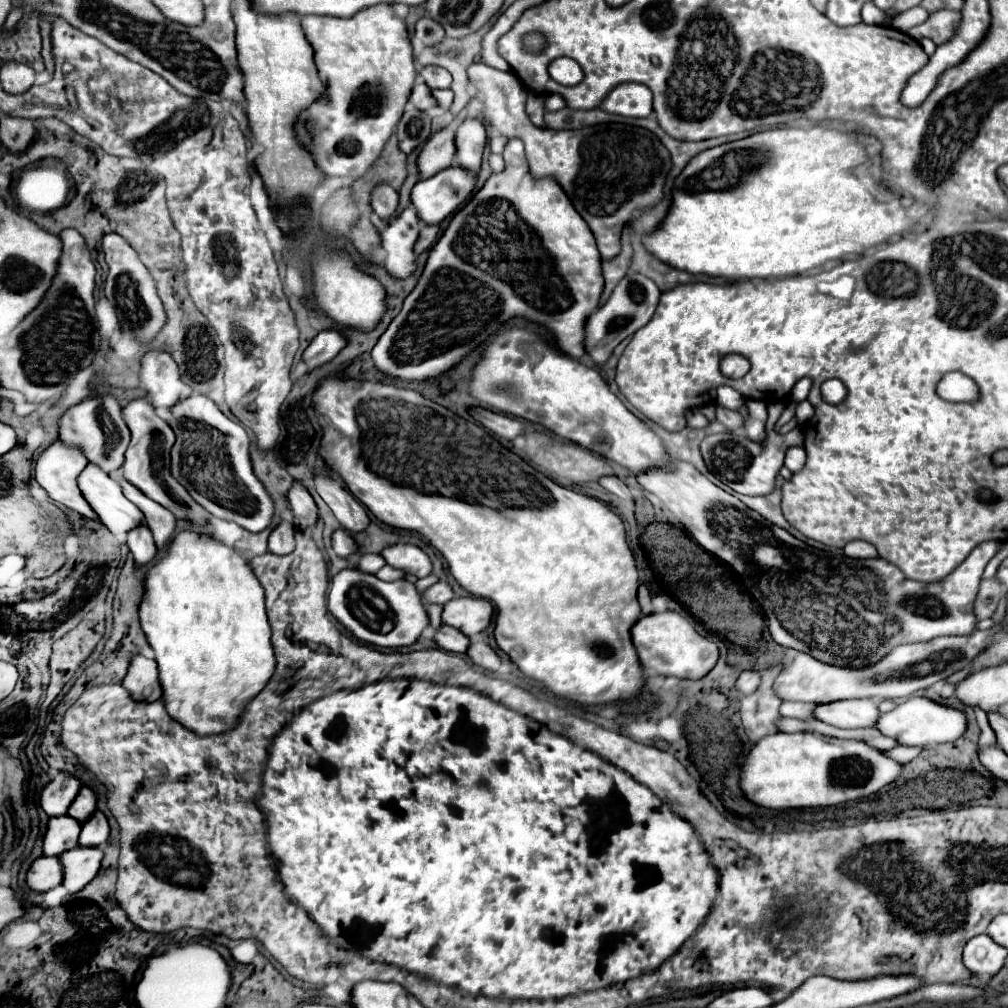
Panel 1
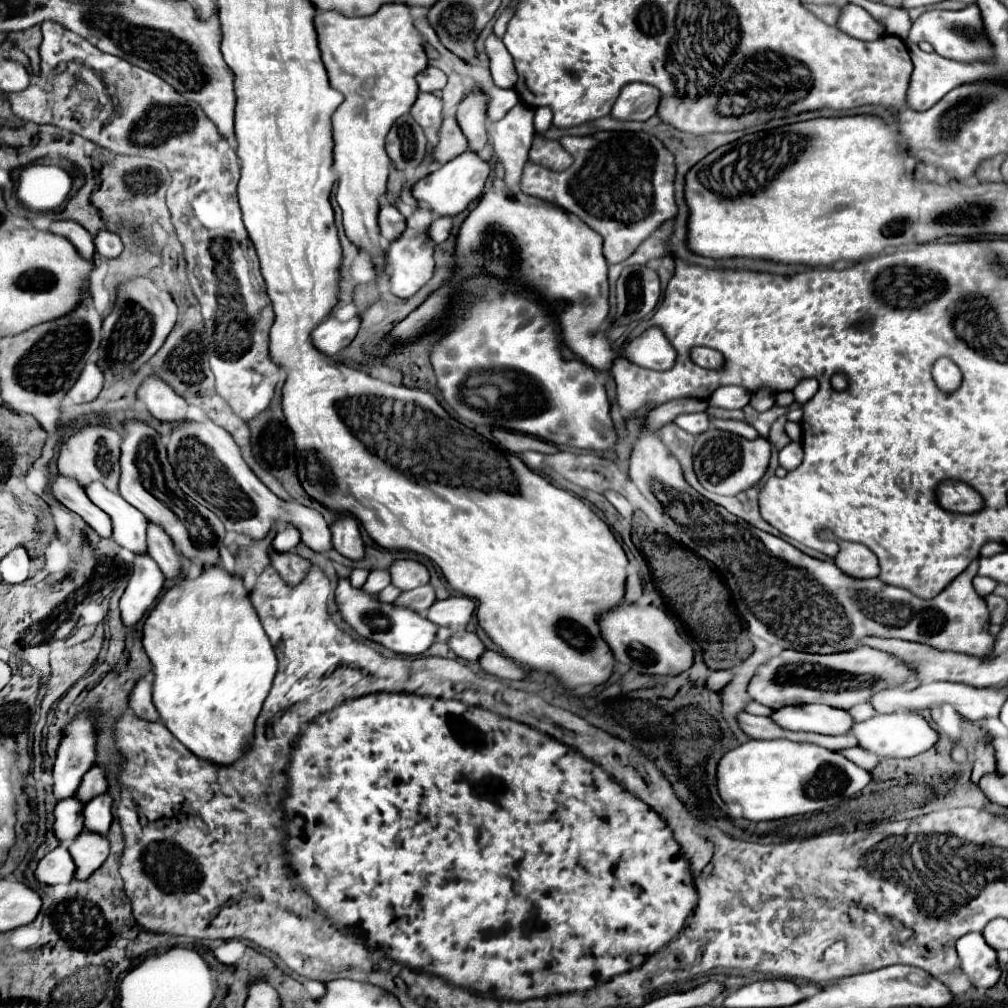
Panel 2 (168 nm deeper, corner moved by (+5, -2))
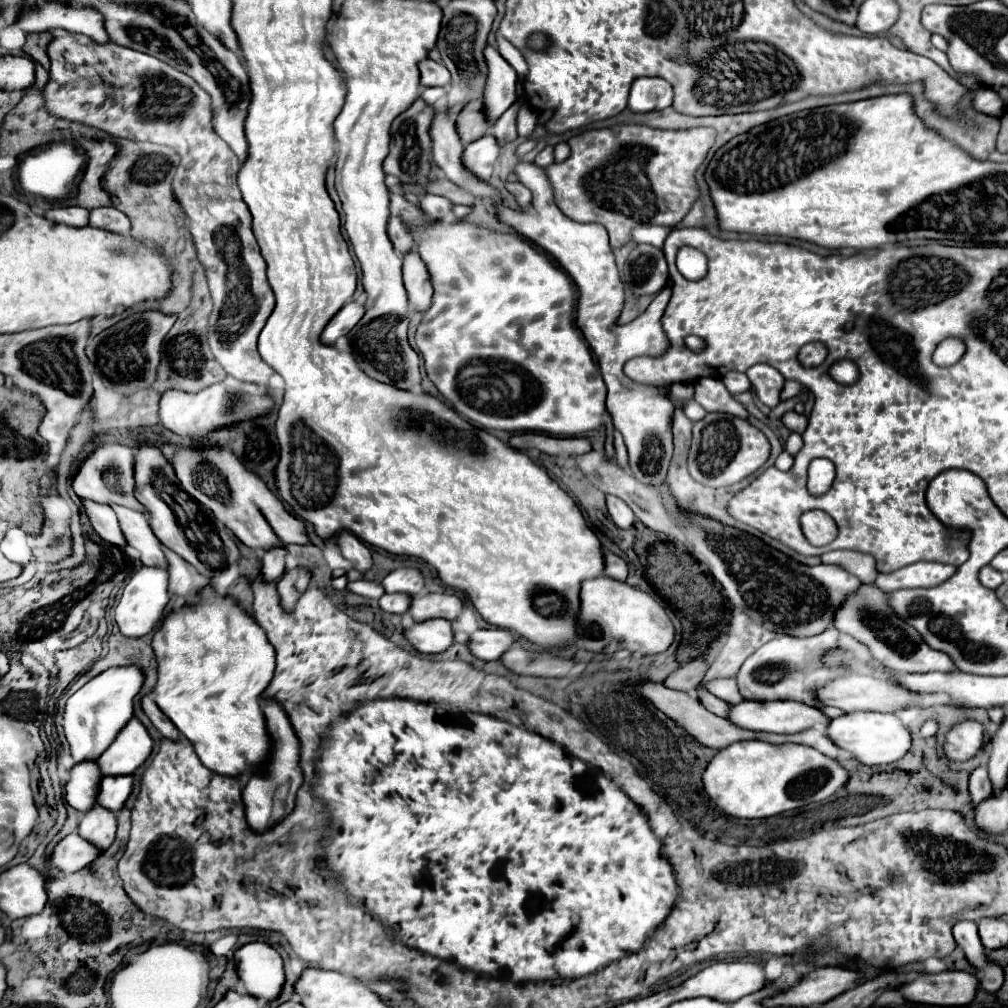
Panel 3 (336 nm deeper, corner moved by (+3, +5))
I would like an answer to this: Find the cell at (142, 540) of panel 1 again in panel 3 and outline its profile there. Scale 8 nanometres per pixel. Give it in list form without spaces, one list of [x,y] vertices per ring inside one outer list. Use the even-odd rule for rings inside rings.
[[[144,566],[138,570],[138,574],[134,574],[130,578],[130,582],[126,584],[122,598],[116,606],[116,624],[124,636],[140,638],[140,636],[146,636],[148,632],[154,630],[154,626],[162,620],[164,608],[168,604],[166,584],[168,584],[168,572],[162,572],[158,568],[146,568]]]

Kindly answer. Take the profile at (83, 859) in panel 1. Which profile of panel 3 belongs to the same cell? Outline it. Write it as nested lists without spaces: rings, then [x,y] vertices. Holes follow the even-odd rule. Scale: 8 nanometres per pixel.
[[[102,806],[90,808],[84,814],[84,818],[82,818],[80,826],[78,826],[78,834],[82,838],[90,840],[100,850],[104,850],[114,840],[114,834],[116,834],[116,814],[112,810],[108,810],[108,808],[102,808]]]

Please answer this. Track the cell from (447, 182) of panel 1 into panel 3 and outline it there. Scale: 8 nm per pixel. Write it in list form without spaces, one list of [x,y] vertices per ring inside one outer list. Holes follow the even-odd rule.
[[[488,134],[468,144],[462,158],[466,160],[466,168],[470,168],[470,172],[482,176],[482,180],[488,180],[492,176],[492,168],[498,156],[500,156],[500,144],[494,136]]]

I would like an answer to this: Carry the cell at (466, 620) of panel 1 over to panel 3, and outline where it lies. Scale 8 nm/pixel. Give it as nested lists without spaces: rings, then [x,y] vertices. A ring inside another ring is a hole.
[[[424,594],[424,596],[412,598],[408,614],[412,616],[414,622],[424,622],[430,618],[456,620],[460,608],[462,608],[462,602],[454,594]]]

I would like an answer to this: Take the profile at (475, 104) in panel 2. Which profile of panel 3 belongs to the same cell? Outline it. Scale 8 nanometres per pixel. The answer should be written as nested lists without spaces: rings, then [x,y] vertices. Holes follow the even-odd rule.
[[[486,46],[484,58],[488,64],[488,86],[484,92],[484,110],[490,120],[498,120],[516,102],[516,70],[500,56],[496,46]]]

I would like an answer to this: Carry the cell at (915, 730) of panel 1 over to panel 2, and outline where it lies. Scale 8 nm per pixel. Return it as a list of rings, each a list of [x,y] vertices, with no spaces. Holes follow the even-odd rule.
[[[898,711],[898,713],[890,713],[890,715],[876,715],[864,723],[856,723],[852,727],[852,733],[856,735],[862,749],[868,749],[876,755],[900,757],[900,759],[920,755],[920,753],[932,749],[940,739],[938,731],[918,711]]]

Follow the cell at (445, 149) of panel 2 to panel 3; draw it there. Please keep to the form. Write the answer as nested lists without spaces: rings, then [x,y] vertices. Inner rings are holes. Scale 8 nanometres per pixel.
[[[474,100],[470,104],[466,104],[466,108],[462,108],[462,112],[458,114],[458,124],[456,130],[462,136],[464,144],[470,144],[474,140],[478,140],[480,136],[484,136],[490,128],[490,120],[484,114],[484,104],[482,100]]]

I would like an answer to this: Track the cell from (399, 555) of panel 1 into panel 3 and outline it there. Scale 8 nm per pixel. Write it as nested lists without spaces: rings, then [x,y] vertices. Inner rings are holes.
[[[398,568],[398,570],[390,572],[380,584],[386,594],[402,592],[408,596],[418,596],[418,594],[422,594],[424,578],[422,578],[420,570],[416,570],[416,568]]]

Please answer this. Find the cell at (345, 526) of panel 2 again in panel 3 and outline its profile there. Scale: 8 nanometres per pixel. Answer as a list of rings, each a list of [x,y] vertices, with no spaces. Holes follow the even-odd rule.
[[[340,532],[338,534],[338,546],[340,546],[340,552],[342,556],[352,562],[352,566],[358,570],[358,572],[366,572],[370,570],[372,566],[372,554],[368,550],[368,546],[356,538],[352,532]]]

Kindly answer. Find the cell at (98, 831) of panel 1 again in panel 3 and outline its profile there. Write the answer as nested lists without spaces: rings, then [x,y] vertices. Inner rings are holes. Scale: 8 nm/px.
[[[132,774],[126,776],[104,776],[100,794],[98,794],[98,804],[104,808],[112,808],[112,812],[120,810],[126,802],[126,798],[132,792]]]

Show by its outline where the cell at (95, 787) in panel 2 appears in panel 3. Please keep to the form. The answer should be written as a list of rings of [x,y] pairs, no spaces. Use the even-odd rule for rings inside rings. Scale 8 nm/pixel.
[[[132,716],[128,724],[118,732],[114,742],[100,754],[98,764],[104,776],[132,774],[150,756],[154,742],[144,724]]]

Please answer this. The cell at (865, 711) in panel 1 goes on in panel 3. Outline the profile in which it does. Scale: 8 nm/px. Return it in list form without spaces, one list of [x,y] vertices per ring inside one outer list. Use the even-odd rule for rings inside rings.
[[[742,700],[730,704],[728,720],[752,732],[774,732],[774,734],[796,734],[808,728],[826,728],[830,722],[820,710],[806,704],[794,702],[750,702]]]

